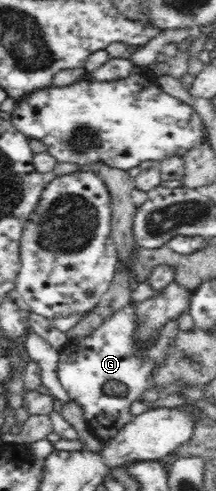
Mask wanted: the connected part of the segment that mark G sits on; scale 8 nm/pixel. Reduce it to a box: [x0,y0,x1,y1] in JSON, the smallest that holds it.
[57,305,180,445]

